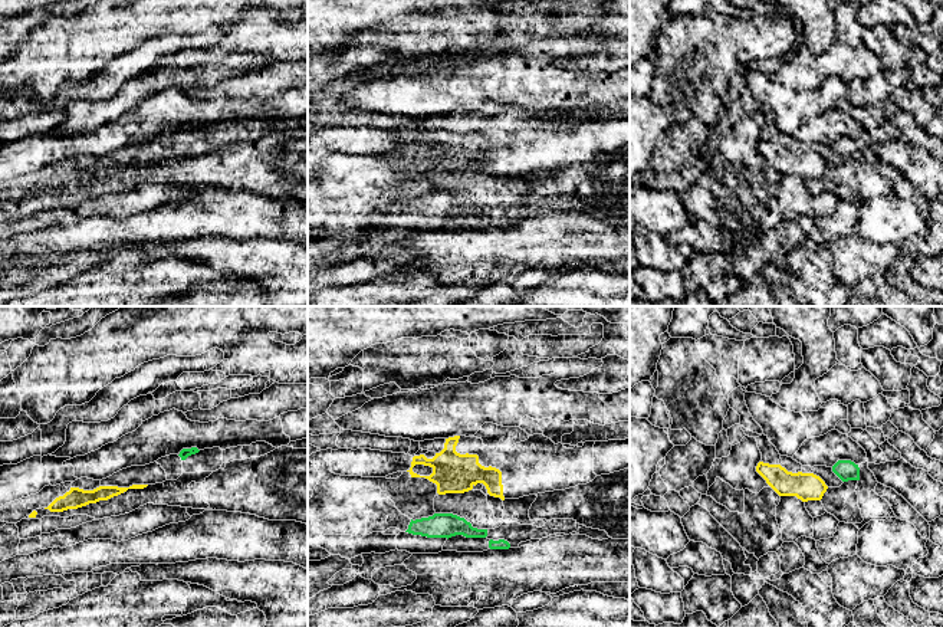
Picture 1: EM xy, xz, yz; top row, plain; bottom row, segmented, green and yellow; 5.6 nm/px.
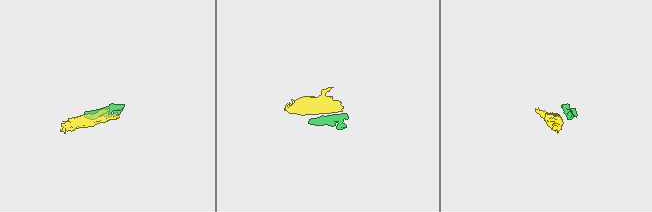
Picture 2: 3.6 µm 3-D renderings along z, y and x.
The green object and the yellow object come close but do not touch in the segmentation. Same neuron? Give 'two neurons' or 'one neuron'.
two neurons

